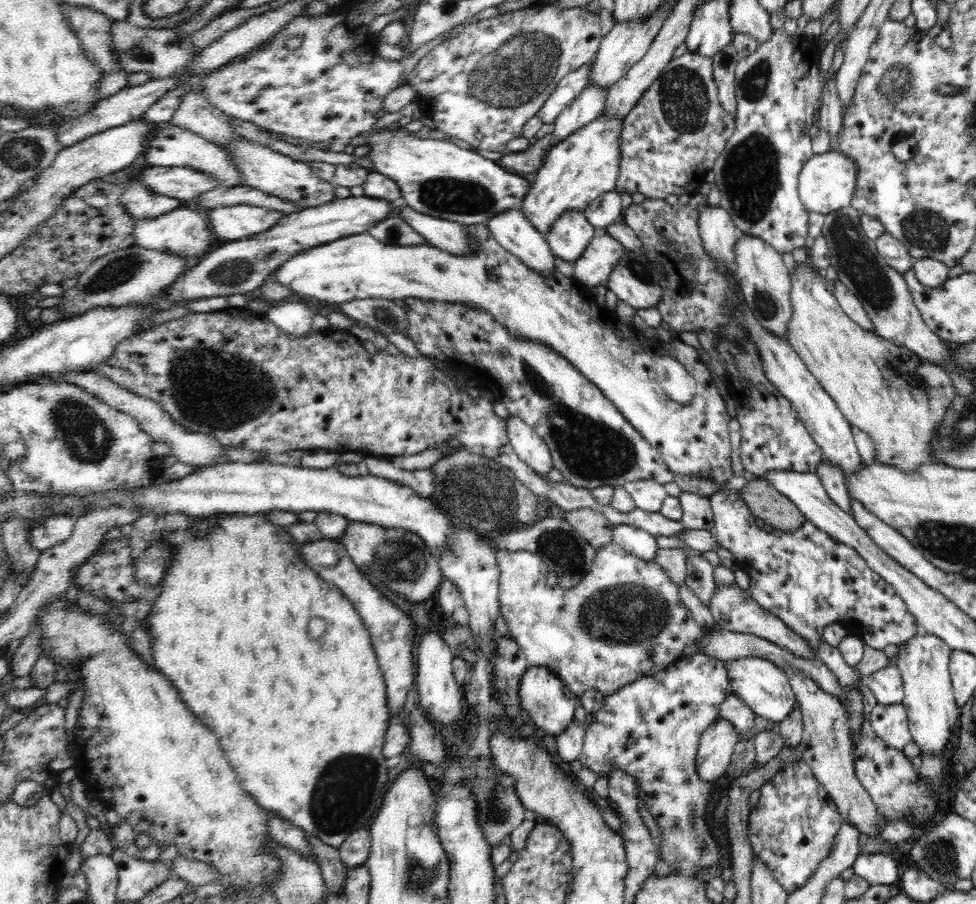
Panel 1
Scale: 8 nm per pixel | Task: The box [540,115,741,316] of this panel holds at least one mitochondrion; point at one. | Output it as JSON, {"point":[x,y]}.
{"point":[637,272]}

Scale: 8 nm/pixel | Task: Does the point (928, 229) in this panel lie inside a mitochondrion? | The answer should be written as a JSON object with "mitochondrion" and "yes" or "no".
{"mitochondrion":"yes"}

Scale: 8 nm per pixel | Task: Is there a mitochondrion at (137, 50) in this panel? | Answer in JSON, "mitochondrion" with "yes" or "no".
{"mitochondrion":"yes"}

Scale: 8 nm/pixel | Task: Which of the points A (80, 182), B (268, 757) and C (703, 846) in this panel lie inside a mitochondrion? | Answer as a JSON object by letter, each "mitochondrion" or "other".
{"A":"other","B":"other","C":"mitochondrion"}

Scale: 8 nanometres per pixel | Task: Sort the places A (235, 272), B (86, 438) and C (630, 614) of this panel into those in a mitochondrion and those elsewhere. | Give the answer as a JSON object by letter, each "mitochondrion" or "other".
{"A":"mitochondrion","B":"mitochondrion","C":"mitochondrion"}

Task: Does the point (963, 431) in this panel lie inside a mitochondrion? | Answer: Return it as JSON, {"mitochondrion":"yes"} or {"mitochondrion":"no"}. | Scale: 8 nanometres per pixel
{"mitochondrion":"yes"}

